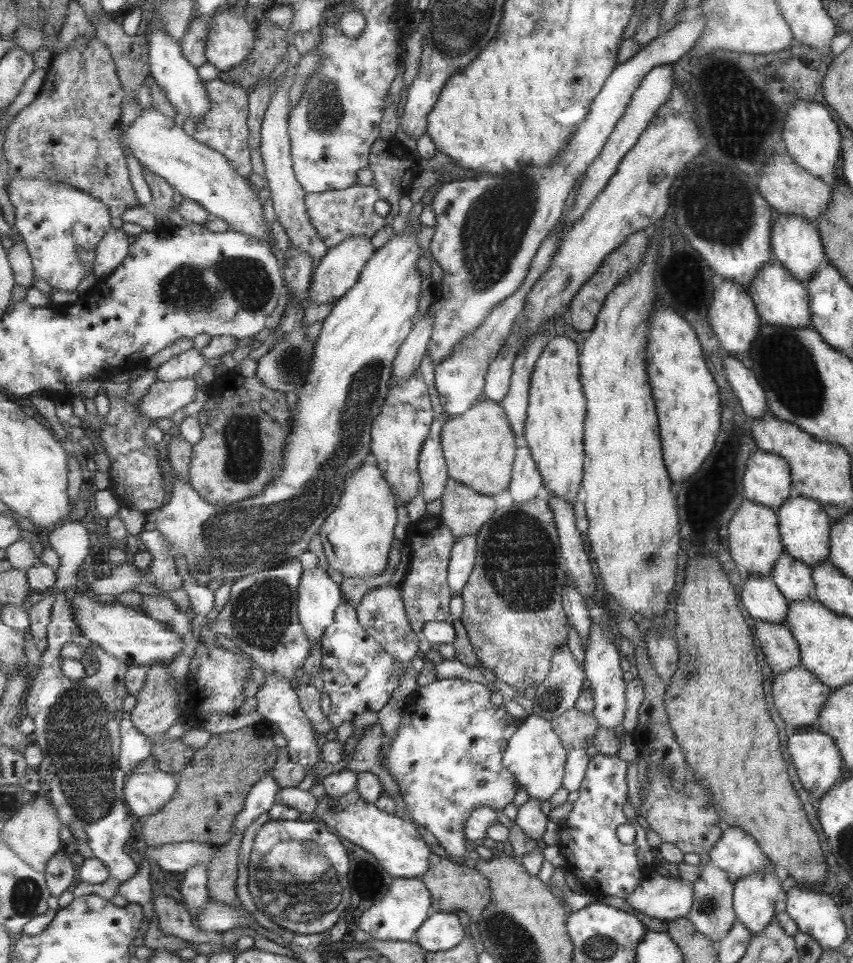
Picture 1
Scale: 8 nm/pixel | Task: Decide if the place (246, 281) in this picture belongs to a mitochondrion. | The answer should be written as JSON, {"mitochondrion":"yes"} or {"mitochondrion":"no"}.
{"mitochondrion":"yes"}

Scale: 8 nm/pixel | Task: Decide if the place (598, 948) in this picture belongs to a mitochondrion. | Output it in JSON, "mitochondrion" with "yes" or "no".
{"mitochondrion":"yes"}

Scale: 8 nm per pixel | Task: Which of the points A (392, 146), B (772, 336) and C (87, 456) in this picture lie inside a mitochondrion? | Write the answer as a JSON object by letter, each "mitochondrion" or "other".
{"A":"other","B":"mitochondrion","C":"other"}

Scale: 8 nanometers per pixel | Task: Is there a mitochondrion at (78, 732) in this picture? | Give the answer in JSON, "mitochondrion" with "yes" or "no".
{"mitochondrion":"yes"}

